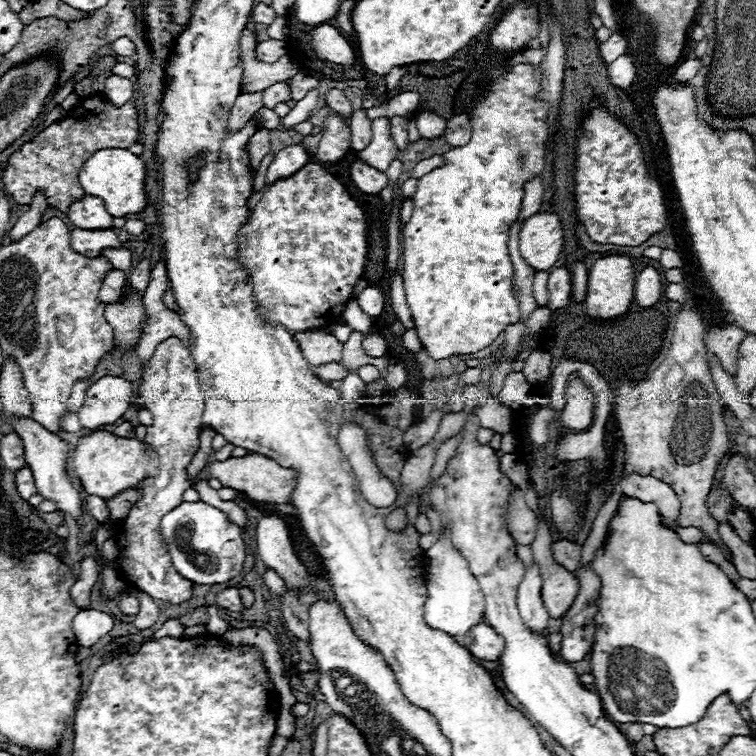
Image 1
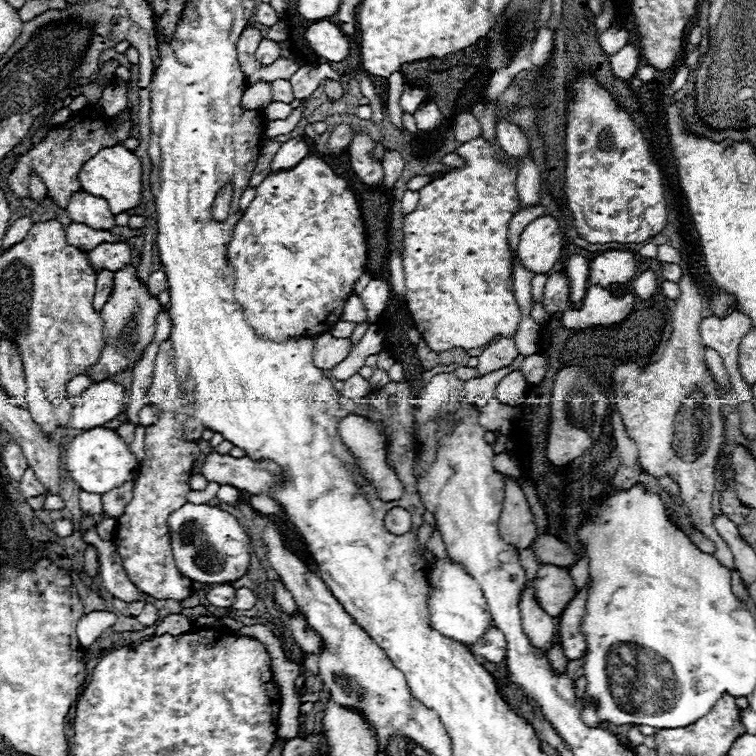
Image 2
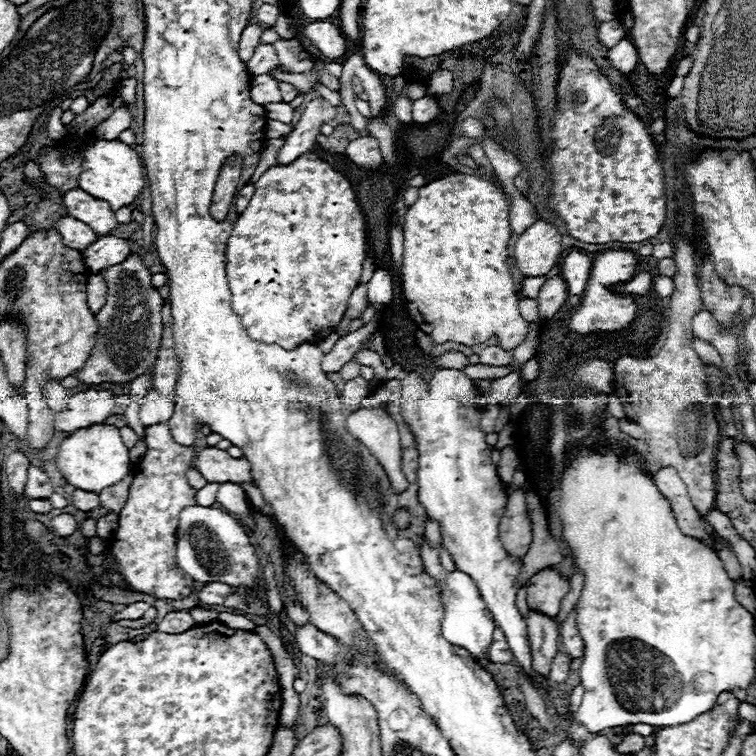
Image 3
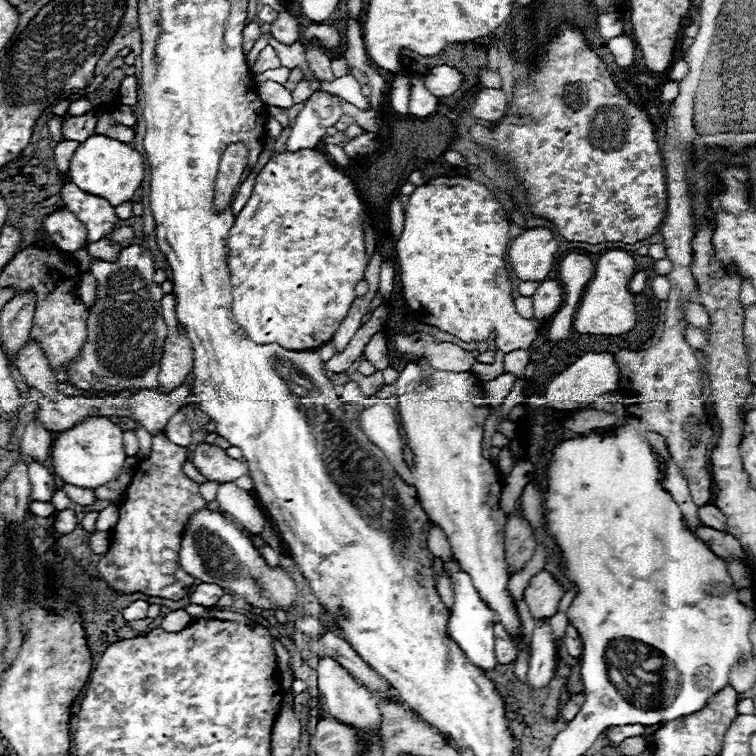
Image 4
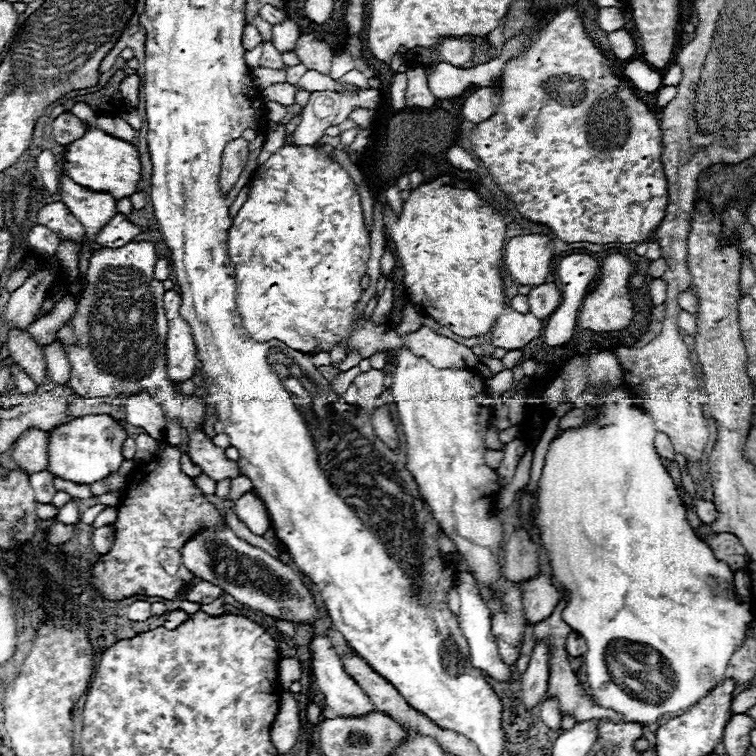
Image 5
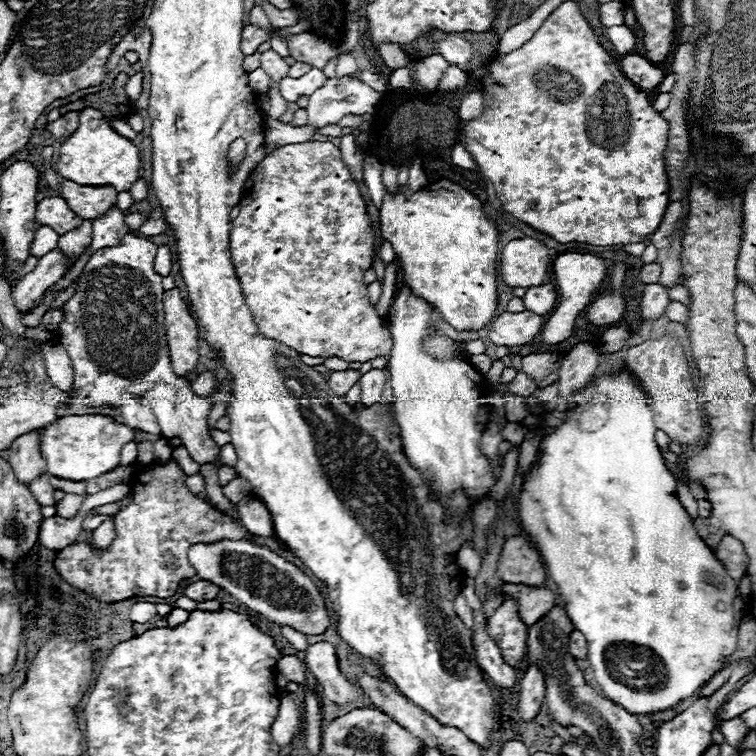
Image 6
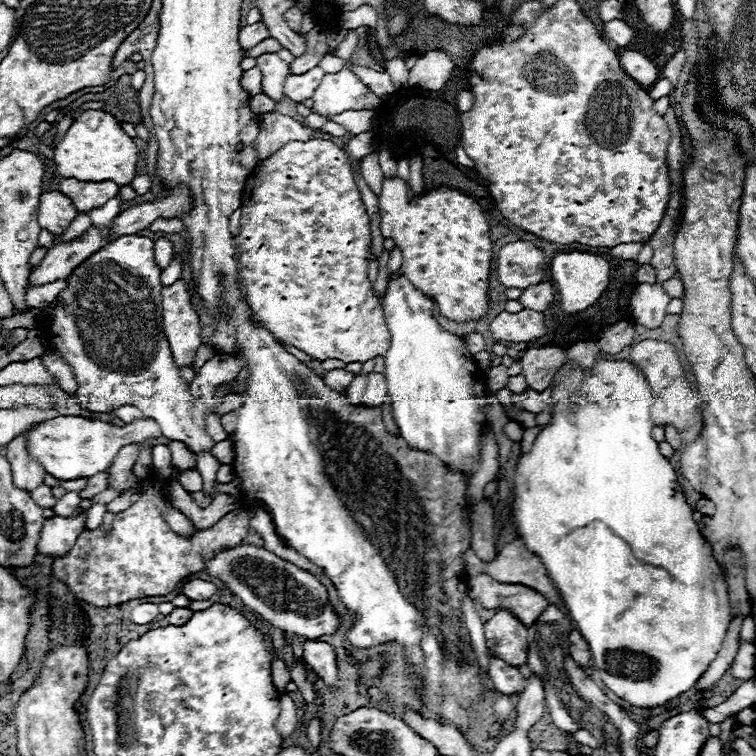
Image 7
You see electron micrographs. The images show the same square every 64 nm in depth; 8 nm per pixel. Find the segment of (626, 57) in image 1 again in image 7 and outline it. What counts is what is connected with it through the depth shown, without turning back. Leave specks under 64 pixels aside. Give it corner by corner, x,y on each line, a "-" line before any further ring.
612,20
612,22
606,22
604,24
604,34
610,42
614,42
618,48
626,48
632,38
634,38
634,32
632,28
624,22
624,20

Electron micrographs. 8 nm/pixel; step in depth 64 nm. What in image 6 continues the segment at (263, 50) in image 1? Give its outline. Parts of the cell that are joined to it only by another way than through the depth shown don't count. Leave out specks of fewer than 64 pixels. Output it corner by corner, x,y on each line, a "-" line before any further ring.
274,50
262,52
262,56
260,56
260,68
264,68
276,82
280,82
286,76
286,72
288,72
288,64

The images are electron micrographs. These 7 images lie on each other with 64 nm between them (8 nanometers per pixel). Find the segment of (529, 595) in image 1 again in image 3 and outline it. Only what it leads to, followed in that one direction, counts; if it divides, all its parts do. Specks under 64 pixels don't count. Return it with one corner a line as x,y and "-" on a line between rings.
536,610
528,612
526,618
528,642
534,658
534,670
542,676
548,676
550,664
558,652
558,628
554,618
540,614

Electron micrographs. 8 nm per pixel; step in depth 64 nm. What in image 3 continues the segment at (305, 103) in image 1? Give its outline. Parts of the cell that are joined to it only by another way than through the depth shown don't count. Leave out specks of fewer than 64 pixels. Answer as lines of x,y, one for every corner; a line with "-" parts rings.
266,120
266,128
264,128
264,134
266,138
282,138
286,134
290,134
294,128
294,124
282,124
278,120

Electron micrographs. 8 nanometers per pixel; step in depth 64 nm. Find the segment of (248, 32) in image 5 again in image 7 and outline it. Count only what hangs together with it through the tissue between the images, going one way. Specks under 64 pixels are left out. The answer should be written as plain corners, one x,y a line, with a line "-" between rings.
262,22
252,24
252,26
244,26
240,30
240,46
242,46
242,50
252,50
256,44
260,44
266,38
270,38
270,34
268,34
268,28

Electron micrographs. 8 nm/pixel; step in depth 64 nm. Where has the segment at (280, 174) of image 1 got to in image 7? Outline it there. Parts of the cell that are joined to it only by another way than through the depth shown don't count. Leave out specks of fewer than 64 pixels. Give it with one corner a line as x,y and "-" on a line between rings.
350,70
326,74
312,96
312,112
336,116
346,110
374,110
380,98

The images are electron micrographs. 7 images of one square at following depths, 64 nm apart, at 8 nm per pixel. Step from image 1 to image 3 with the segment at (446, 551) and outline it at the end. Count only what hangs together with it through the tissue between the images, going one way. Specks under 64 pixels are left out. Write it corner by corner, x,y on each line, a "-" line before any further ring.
460,570
450,572
448,578
446,578
446,584
444,584
444,592
440,594
440,602
442,602
442,608
444,608
444,618
442,618
442,624
440,624
442,636
448,642
466,648
476,660
488,660
486,648
492,642
492,632
494,632
496,624
494,624
482,596
480,596
474,580

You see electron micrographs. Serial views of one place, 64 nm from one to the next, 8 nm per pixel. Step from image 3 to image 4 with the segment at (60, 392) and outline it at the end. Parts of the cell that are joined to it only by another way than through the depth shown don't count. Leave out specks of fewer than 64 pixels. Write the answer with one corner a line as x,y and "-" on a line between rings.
28,342
28,346
20,352
18,360
18,372
24,376
26,384
34,390
38,390
44,398
56,400
58,398
58,380
54,378
50,366
46,364
44,354
34,342

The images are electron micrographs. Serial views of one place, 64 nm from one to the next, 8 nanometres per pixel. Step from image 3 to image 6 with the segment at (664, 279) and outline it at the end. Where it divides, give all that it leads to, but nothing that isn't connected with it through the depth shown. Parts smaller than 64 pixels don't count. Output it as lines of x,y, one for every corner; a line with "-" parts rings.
658,282
646,284
642,304
640,304
642,318
658,318
668,304
670,304
668,290
662,284
658,284

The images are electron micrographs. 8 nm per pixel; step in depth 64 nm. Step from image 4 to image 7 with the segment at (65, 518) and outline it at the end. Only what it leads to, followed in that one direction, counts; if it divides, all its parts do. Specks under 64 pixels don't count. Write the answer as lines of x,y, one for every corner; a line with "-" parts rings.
66,492
66,494
56,502
54,514
68,518
68,516
72,516
72,514
78,510
80,502
82,502
82,498
80,498
78,492

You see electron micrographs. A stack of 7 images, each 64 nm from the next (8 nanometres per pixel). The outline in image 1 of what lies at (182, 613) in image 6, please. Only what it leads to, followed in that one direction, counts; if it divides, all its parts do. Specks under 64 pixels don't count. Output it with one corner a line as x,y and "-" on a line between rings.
168,620
162,624
162,628
154,634
154,640
160,640
164,636
172,636
172,638
182,638
184,636
184,626
180,624
180,620

